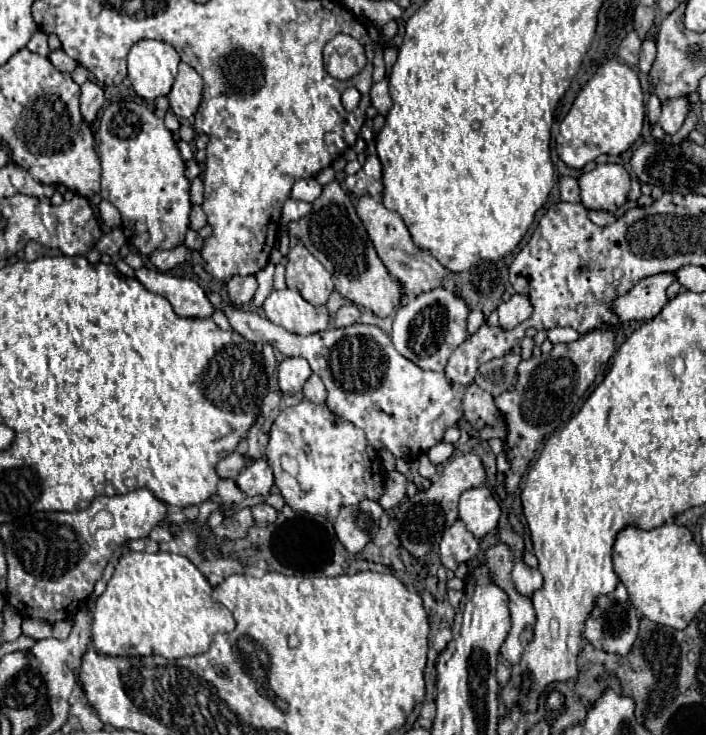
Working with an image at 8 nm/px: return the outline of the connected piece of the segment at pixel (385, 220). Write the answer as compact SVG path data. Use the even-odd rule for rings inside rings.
M369 194L361 196L359 202L357 202L357 214L369 234L369 238L373 240L375 244L375 250L379 254L379 258L383 260L383 264L387 266L387 270L401 280L401 284L405 286L405 292L407 296L417 296L417 294L423 294L423 292L429 292L429 290L435 290L443 284L443 278L445 278L445 268L429 254L429 252L423 252L419 248L413 246L411 242L411 236L401 220L401 216L397 212L391 212L387 210L379 198L373 198Z

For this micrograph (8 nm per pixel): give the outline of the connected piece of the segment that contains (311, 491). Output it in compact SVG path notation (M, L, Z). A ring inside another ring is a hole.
M303 400L297 406L281 410L281 414L275 418L271 426L265 458L271 466L275 486L279 488L285 504L289 504L295 512L319 514L333 522L343 506L355 506L365 498L377 500L383 492L377 452L367 444L365 432L353 426L351 422L335 416L325 404L313 404L309 400Z

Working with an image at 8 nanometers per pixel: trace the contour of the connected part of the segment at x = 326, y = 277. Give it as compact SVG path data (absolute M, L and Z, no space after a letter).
M297 244L289 250L285 280L287 288L297 290L313 306L323 306L333 292L331 274L303 244Z

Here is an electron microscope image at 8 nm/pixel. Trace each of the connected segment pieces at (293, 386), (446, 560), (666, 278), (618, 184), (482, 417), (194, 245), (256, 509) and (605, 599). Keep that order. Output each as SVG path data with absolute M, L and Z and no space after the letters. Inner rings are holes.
M285 358L279 364L279 372L277 372L281 392L285 392L285 394L301 392L307 376L311 376L311 374L313 372L303 358Z
M457 520L451 528L445 530L439 544L439 558L445 568L455 570L457 564L469 562L479 554L479 542L461 520Z
M661 272L655 276L647 276L639 280L631 292L615 300L613 308L621 320L641 320L641 318L655 318L661 308L667 304L667 288L675 282L675 274Z
M603 164L579 178L581 204L587 210L615 212L627 200L629 174L621 164Z
M469 384L463 398L463 414L475 428L493 424L497 418L497 406L493 402L493 396L481 390L477 384Z
M187 230L187 234L185 234L185 242L183 242L183 246L185 248L189 248L189 250L201 250L201 246L203 246L203 238L195 232L195 230Z
M257 504L251 508L253 512L253 518L257 522L257 526L267 526L267 524L273 524L275 518L277 518L277 512L269 506L269 504Z
M617 584L615 592L611 592L609 596L599 596L595 610L589 614L587 624L585 624L585 638L589 644L593 644L595 648L609 652L609 654L617 654L617 656L627 656L633 648L633 642L637 640L639 634L639 616L637 610L633 608L633 604L627 598L627 590L623 584Z

